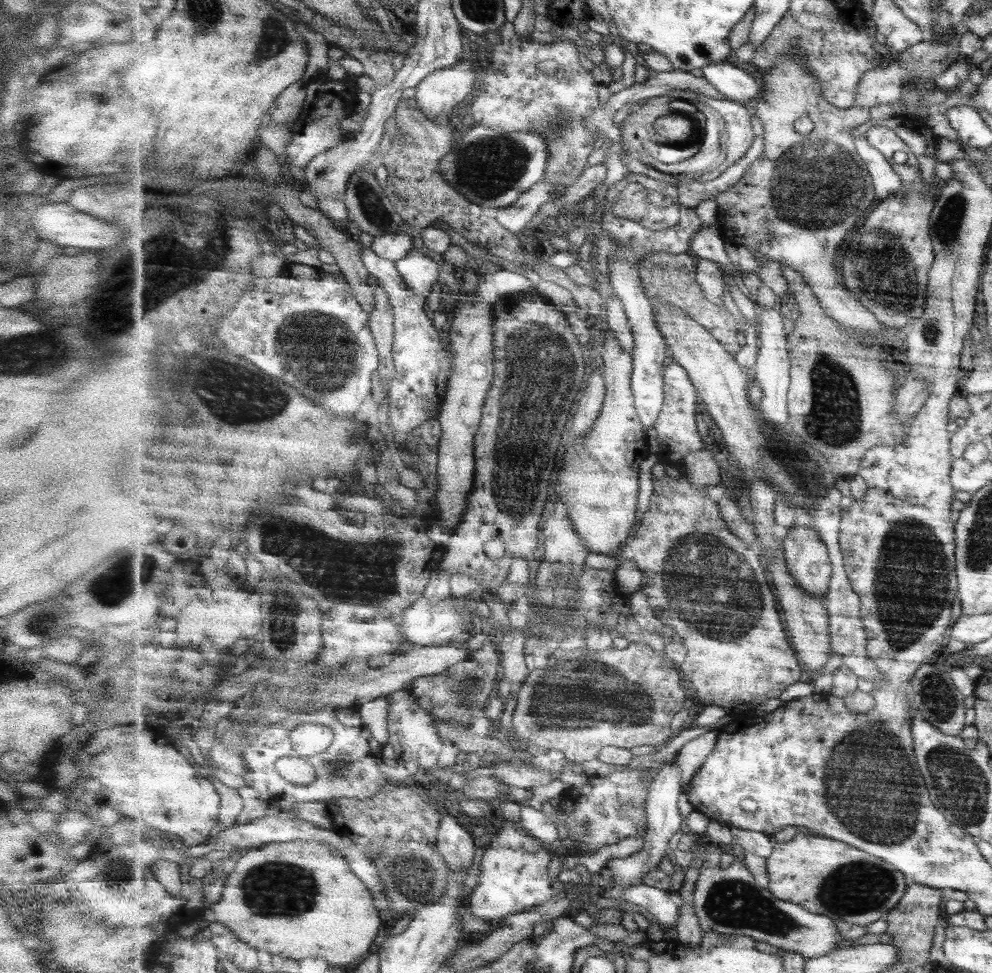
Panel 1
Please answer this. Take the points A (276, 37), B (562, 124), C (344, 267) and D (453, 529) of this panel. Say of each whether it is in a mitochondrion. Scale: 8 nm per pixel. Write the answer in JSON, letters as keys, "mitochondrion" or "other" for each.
{"A":"mitochondrion","B":"mitochondrion","C":"other","D":"other"}

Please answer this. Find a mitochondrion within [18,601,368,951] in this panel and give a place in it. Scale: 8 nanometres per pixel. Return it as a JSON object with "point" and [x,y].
{"point":[268,888]}

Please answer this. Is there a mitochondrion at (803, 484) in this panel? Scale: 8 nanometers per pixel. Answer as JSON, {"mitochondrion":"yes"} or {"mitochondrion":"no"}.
{"mitochondrion":"yes"}

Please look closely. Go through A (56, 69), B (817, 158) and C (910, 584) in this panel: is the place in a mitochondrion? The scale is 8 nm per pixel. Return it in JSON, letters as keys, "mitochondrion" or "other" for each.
{"A":"other","B":"mitochondrion","C":"mitochondrion"}

